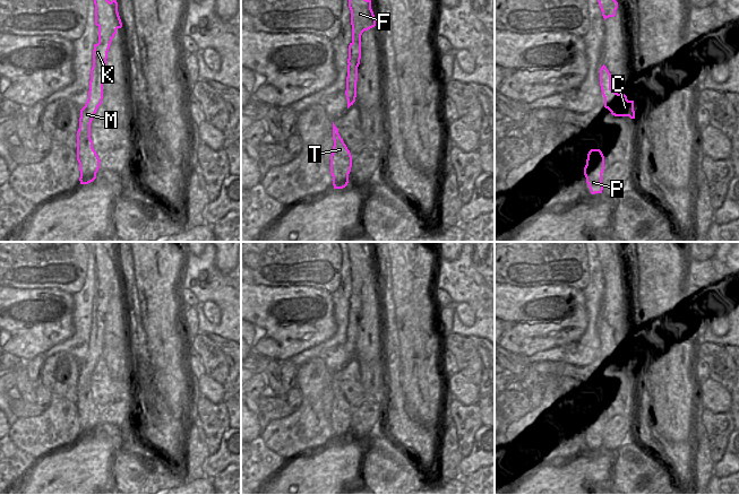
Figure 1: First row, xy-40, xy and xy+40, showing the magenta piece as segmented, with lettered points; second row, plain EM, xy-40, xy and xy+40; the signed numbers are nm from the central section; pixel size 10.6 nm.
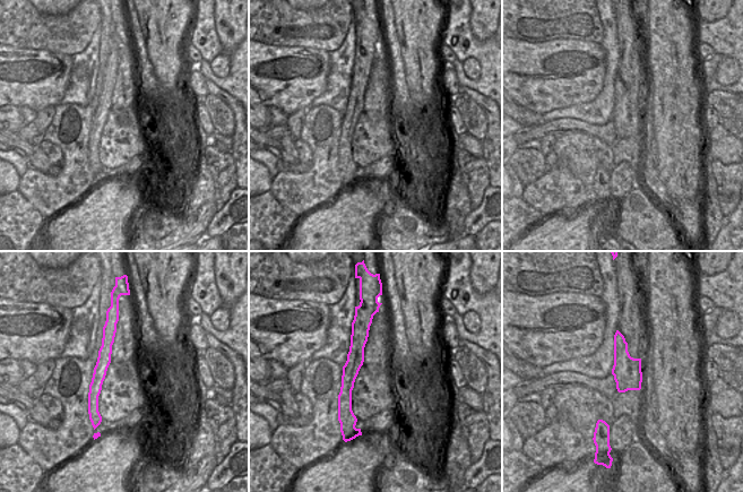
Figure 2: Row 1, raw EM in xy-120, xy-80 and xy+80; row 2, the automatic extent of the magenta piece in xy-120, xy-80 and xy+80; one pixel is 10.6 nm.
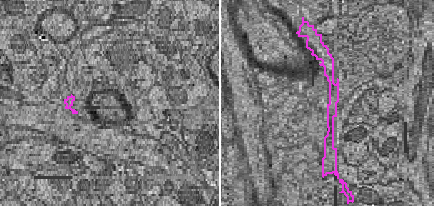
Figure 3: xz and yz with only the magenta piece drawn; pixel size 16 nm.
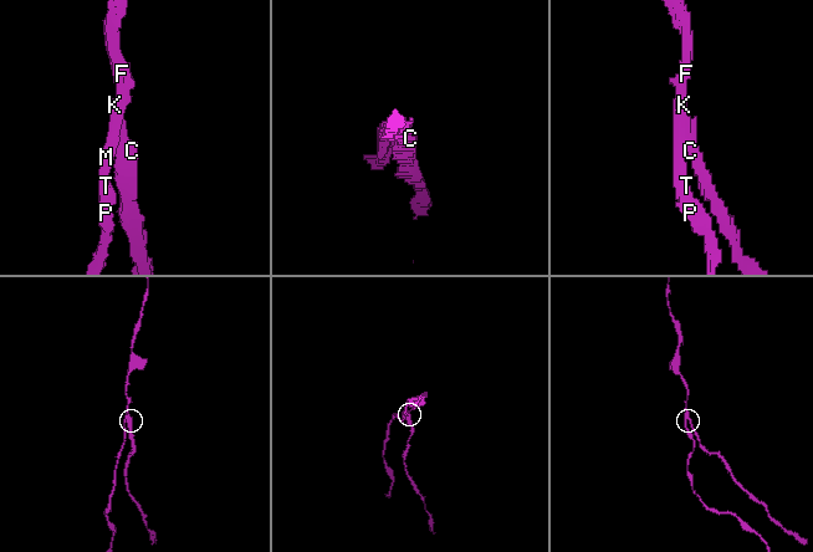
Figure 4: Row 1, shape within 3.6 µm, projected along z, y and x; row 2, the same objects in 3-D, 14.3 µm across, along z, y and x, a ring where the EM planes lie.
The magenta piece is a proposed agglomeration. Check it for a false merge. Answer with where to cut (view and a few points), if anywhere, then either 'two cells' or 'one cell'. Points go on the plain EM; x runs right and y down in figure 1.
xy+40 (601, 320), (604, 326) | two cells

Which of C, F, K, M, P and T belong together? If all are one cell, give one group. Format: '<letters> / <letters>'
C / F K M P T

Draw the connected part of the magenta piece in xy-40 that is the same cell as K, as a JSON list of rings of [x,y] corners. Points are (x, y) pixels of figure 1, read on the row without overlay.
[[[89,242],[89,245],[95,258],[98,296],[94,297],[88,353],[80,363],[79,382],[77,384],[77,414],[79,416],[80,437],[93,435],[100,422],[101,414],[91,392],[91,376],[103,353],[104,321],[108,305],[117,283],[122,280],[117,253],[110,255],[102,242]]]

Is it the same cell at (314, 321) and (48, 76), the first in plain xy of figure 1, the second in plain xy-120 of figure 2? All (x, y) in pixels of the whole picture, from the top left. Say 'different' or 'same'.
same

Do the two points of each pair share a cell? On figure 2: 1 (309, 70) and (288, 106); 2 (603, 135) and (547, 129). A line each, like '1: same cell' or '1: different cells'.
1: same cell
2: same cell

